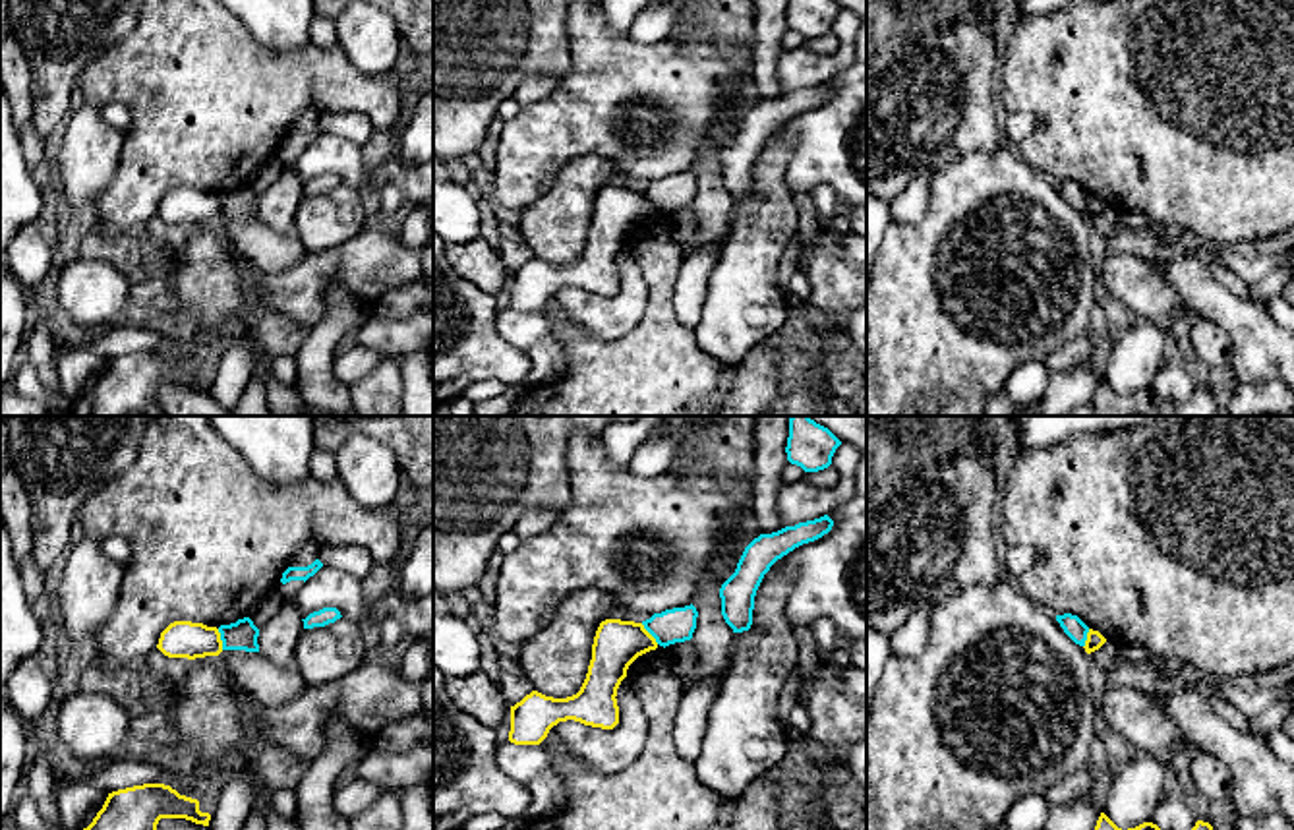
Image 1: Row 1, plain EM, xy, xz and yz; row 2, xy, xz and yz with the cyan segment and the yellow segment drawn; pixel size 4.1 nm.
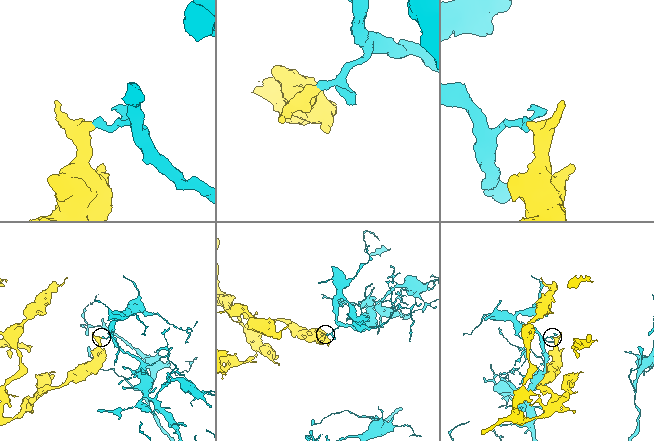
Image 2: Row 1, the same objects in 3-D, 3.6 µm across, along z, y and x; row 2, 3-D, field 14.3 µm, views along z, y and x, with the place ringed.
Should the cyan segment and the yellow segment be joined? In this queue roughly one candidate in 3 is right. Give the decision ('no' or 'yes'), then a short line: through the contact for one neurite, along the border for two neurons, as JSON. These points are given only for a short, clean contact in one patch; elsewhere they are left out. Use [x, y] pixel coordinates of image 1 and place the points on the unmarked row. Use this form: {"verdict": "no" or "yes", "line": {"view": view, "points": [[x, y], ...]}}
{"verdict": "no", "line": {"view": "xy", "points": [[217, 196], [223, 215]]}}

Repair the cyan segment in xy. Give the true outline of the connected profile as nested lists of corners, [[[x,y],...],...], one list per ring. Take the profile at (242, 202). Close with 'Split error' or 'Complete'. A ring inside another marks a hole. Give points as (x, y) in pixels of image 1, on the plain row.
[[[250,184],[238,186],[230,192],[221,192],[219,199],[222,207],[222,217],[259,219],[259,195],[253,192]]]. Complete

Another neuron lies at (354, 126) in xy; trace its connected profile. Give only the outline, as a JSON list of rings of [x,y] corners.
[[[360,112],[321,114],[317,124],[325,133],[346,137],[358,145],[366,145],[375,132],[368,116]]]

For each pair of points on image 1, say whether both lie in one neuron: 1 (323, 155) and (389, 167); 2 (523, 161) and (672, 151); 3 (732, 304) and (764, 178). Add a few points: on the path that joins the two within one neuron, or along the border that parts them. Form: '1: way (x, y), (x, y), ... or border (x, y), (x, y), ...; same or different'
1: way (339, 157), (356, 175), (374, 175); same
2: way (559, 142), (614, 142), (623, 151), (635, 153); same
3: way (745, 273), (768, 209); same

